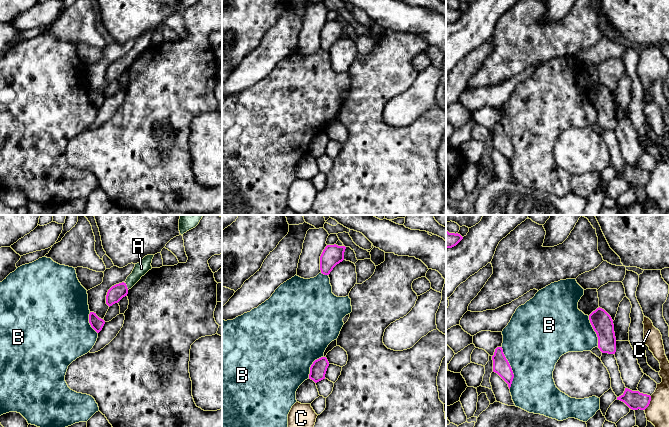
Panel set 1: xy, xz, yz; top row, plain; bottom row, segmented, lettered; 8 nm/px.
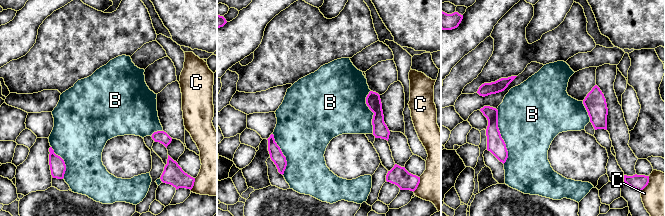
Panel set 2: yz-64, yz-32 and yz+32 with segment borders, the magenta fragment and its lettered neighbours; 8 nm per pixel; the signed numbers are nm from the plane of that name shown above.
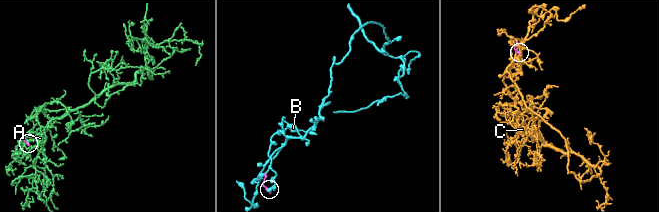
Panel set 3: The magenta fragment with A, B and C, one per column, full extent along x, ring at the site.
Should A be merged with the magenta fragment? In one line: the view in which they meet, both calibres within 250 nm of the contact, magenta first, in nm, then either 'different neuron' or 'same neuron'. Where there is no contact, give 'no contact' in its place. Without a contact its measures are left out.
xy | 120/110 nm | same neuron

